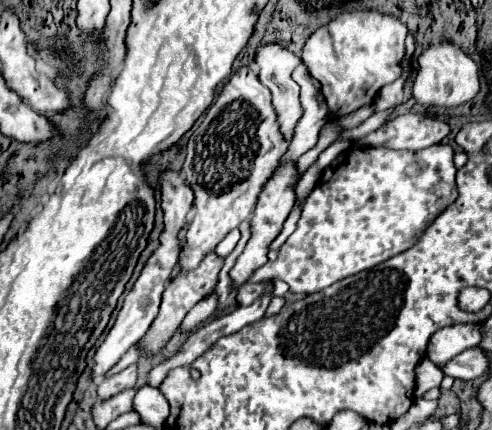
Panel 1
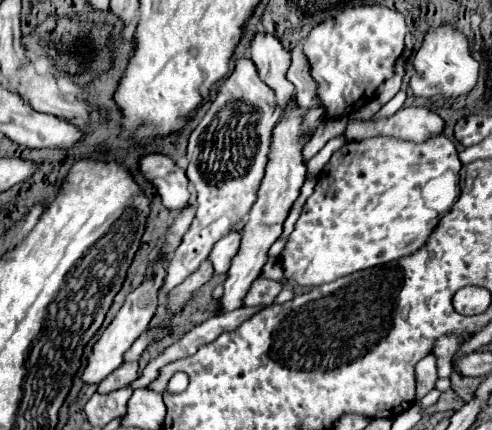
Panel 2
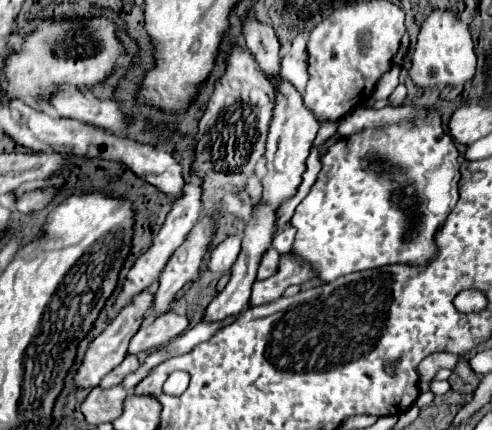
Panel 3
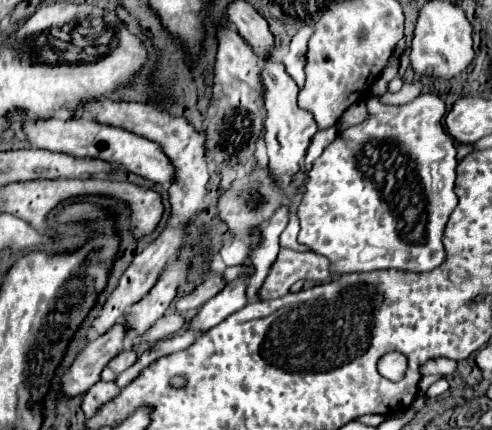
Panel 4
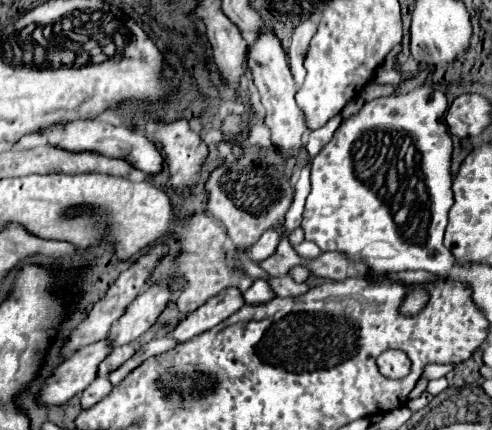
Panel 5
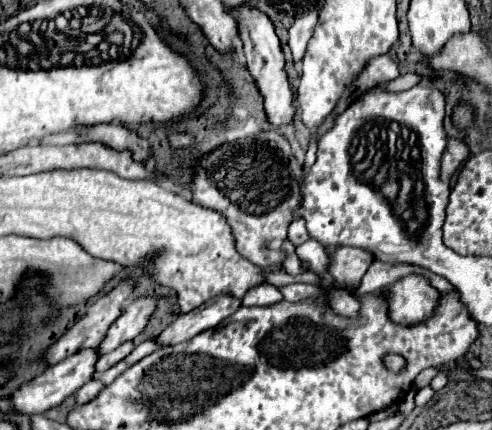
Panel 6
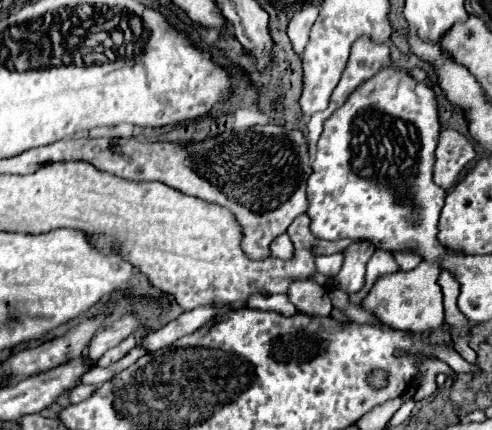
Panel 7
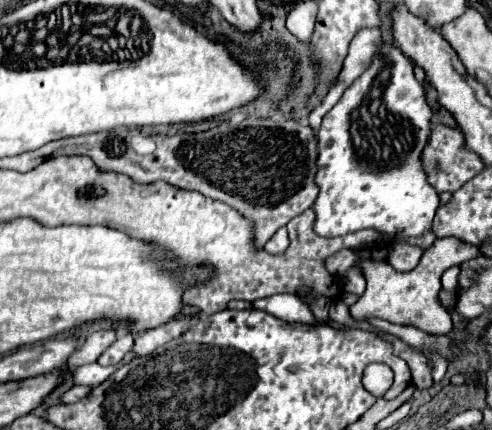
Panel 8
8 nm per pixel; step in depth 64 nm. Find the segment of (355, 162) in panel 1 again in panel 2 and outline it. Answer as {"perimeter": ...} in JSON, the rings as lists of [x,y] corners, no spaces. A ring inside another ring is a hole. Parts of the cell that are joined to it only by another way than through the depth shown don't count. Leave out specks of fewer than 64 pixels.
{"perimeter":[[[444,134],[430,136],[420,144],[396,136],[374,136],[360,142],[346,142],[332,154],[330,162],[318,174],[314,192],[300,210],[294,232],[290,234],[288,244],[280,254],[284,276],[292,278],[300,286],[312,288],[334,282],[340,276],[348,276],[358,270],[366,270],[418,252],[426,244],[428,234],[436,228],[440,218],[458,200],[460,168],[462,162],[458,158],[458,150]],[[430,180],[432,194],[426,192]]]}

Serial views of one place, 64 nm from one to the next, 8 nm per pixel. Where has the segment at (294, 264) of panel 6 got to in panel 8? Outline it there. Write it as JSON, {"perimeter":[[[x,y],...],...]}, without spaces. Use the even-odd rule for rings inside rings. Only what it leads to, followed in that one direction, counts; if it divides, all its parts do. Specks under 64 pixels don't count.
{"perimeter":[[[278,228],[276,234],[266,242],[264,246],[268,252],[284,252],[284,248],[288,248],[288,234],[286,234],[286,228]]]}

